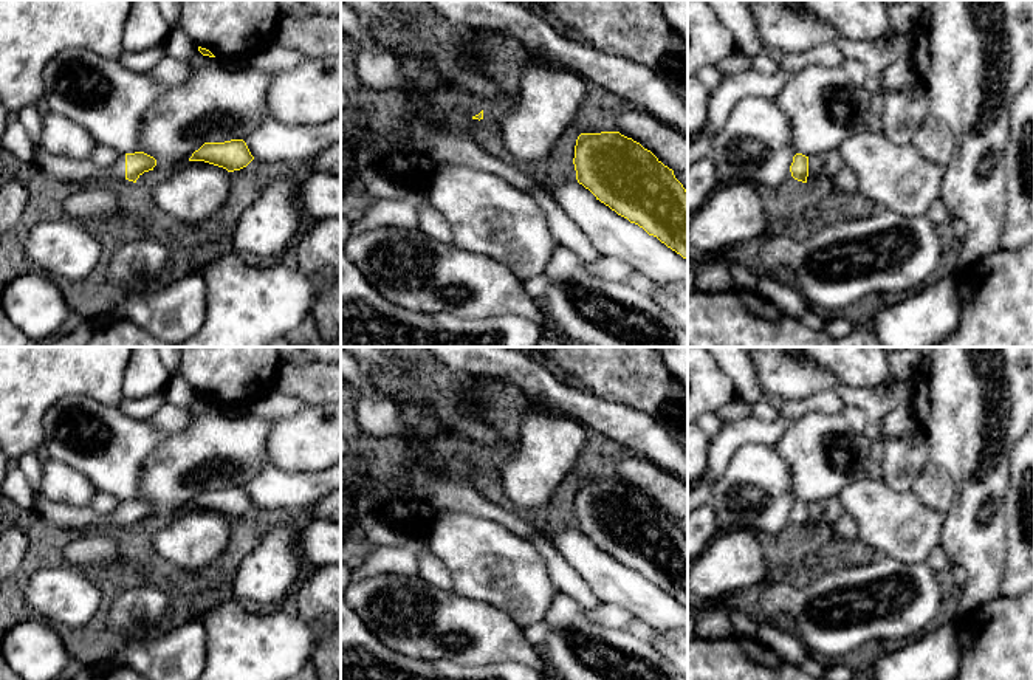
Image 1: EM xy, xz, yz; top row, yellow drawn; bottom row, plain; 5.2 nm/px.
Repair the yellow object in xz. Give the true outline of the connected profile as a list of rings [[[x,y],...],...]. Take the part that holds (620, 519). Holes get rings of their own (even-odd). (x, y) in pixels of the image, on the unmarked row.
[[[619,479],[581,480],[573,511],[578,530],[596,547],[688,607],[688,537],[650,497]]]

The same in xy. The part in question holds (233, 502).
[[[231,486],[225,489],[204,489],[192,500],[189,508],[204,508],[228,519],[246,514],[254,503],[243,486]]]

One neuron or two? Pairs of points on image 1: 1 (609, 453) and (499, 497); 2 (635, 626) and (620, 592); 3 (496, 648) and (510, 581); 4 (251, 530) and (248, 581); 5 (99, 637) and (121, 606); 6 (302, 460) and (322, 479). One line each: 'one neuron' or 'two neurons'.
1: one neuron
2: two neurons
3: two neurons
4: one neuron
5: two neurons
6: two neurons

